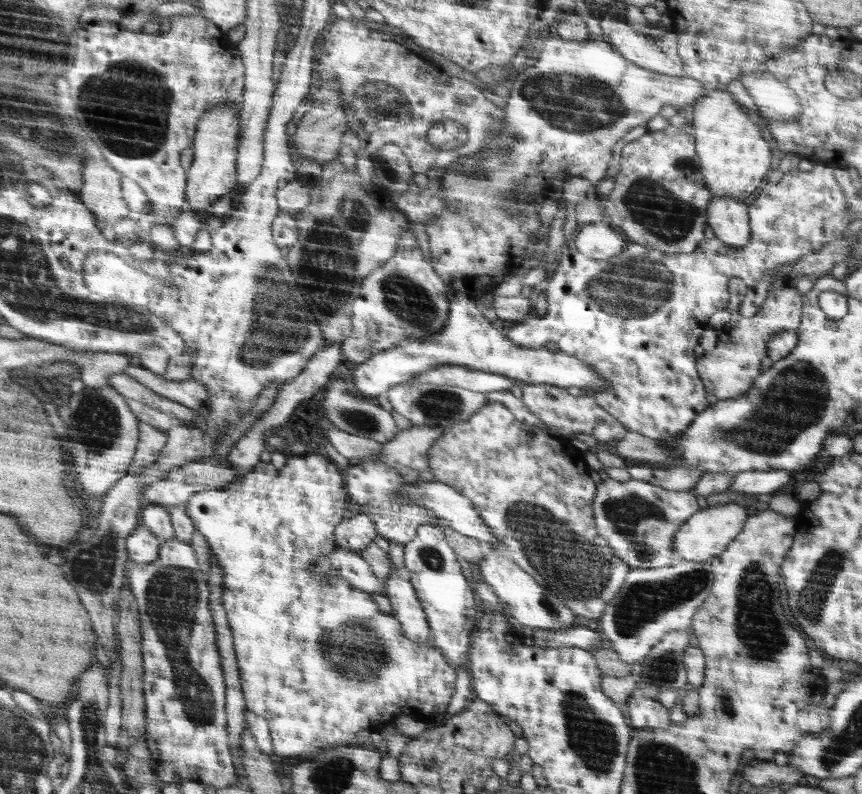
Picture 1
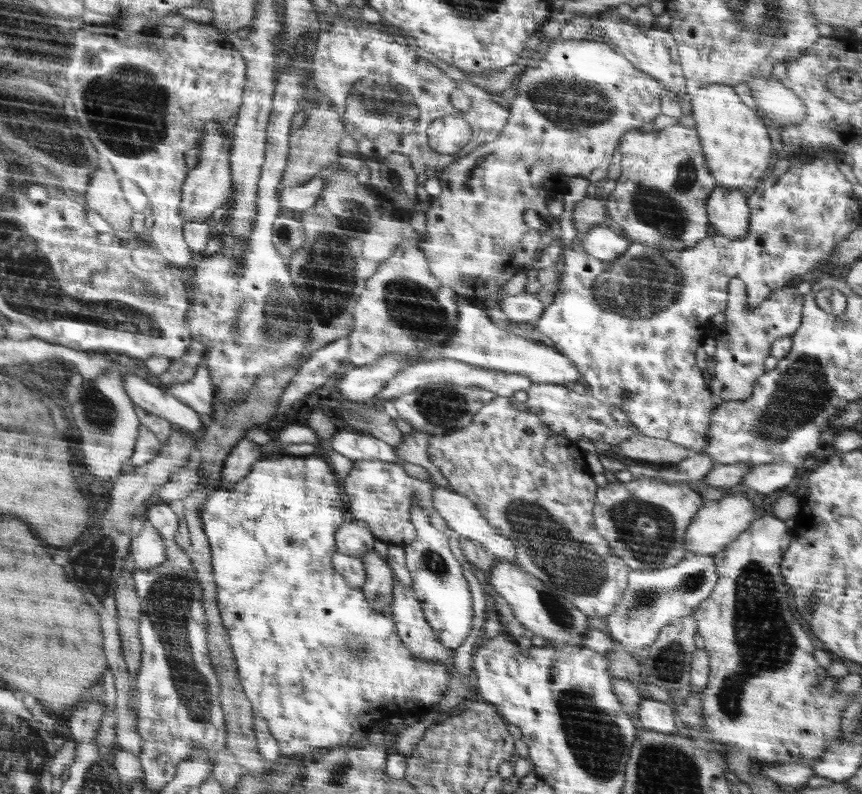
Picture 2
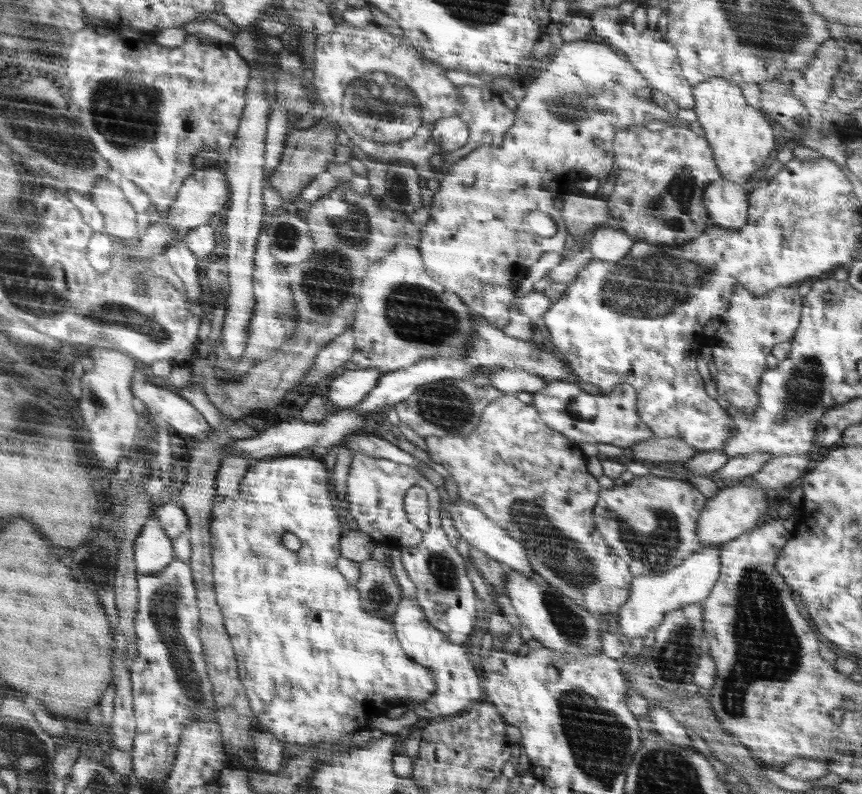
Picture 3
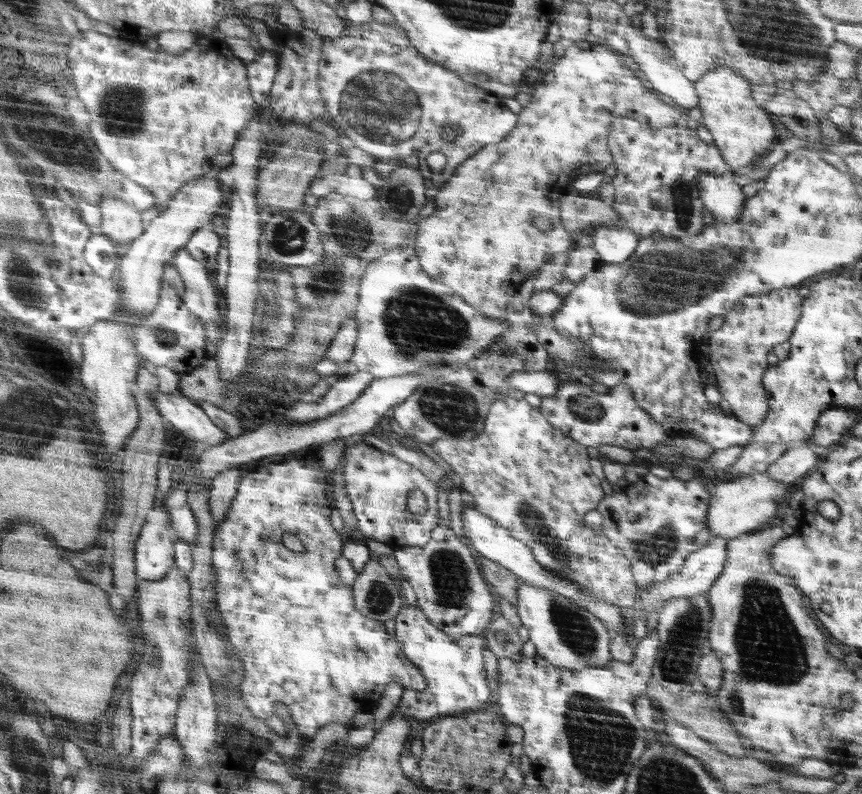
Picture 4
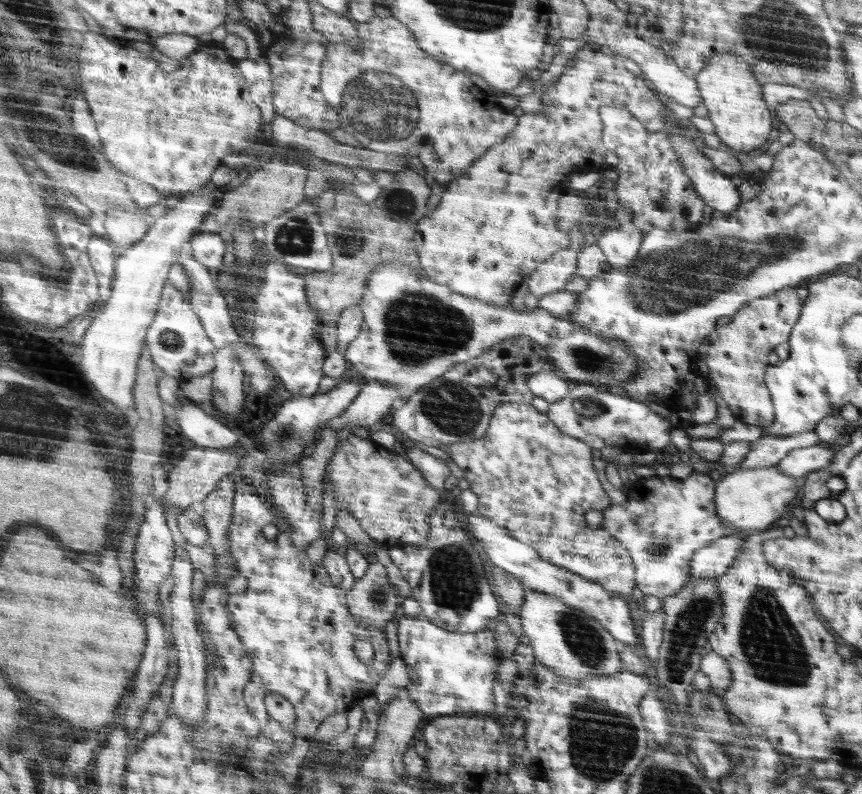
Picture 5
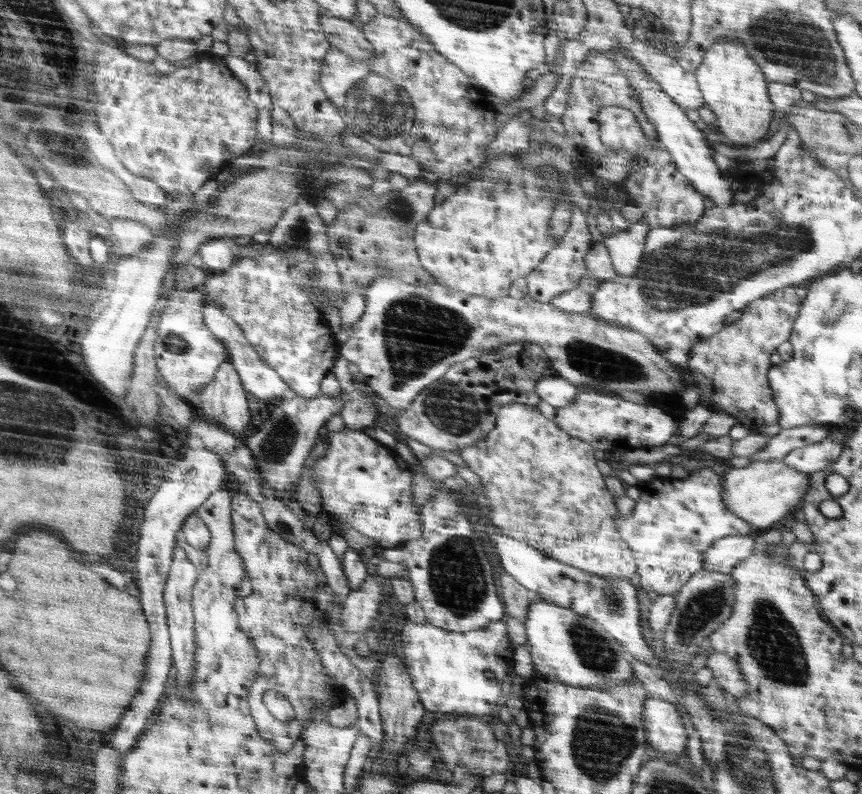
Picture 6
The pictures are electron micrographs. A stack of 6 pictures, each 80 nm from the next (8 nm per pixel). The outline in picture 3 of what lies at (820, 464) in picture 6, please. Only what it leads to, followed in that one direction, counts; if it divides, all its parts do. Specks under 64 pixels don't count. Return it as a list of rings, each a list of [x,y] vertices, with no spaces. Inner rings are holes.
[[[789,454],[772,458],[765,462],[758,472],[752,475],[755,483],[768,487],[772,492],[779,487],[790,487],[799,483],[807,472],[807,454]]]

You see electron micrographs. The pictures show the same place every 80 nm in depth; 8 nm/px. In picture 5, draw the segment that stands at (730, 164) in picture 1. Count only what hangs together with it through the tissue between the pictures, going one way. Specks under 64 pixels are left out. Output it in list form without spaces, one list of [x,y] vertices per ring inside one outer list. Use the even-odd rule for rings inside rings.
[[[723,52],[711,58],[711,61],[698,74],[696,74],[698,90],[702,94],[702,102],[709,110],[708,118],[714,124],[715,134],[720,138],[721,144],[730,146],[738,154],[748,154],[750,150],[764,147],[772,132],[772,116],[762,98],[762,83],[755,78],[752,66],[744,58],[733,52]]]

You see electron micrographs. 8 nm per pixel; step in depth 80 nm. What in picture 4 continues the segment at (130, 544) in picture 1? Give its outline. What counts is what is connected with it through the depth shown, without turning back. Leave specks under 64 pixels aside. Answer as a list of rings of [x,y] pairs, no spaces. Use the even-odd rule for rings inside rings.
[[[152,510],[136,544],[138,580],[163,579],[177,564],[176,532],[168,528],[167,512]]]

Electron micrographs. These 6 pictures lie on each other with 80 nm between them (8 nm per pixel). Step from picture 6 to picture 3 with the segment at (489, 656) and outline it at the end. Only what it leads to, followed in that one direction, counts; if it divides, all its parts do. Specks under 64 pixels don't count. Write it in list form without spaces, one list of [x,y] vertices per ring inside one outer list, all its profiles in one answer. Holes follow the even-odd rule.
[[[402,595],[398,603],[396,612],[392,616],[395,633],[402,643],[403,650],[416,662],[427,666],[435,676],[438,688],[428,700],[413,700],[412,702],[403,702],[393,706],[387,714],[390,718],[400,718],[404,712],[412,710],[418,716],[424,718],[441,719],[456,715],[458,710],[474,704],[485,701],[482,685],[480,684],[480,674],[478,668],[472,660],[472,652],[464,648],[464,644],[458,645],[452,643],[446,637],[443,631],[434,627],[427,621],[426,612],[410,597]]]

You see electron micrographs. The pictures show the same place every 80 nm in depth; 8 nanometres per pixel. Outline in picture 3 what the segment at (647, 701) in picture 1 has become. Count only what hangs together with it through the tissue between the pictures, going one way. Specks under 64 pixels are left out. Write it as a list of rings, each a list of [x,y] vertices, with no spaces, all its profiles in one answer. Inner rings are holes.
[[[653,705],[649,708],[647,714],[652,726],[654,726],[654,730],[658,730],[658,733],[664,739],[694,749],[692,741],[686,733],[686,726],[678,722],[667,708]]]

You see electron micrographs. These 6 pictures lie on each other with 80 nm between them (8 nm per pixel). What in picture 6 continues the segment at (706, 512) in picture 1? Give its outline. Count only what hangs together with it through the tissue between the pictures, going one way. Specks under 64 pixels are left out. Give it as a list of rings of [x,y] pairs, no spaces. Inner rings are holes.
[[[783,459],[746,460],[731,467],[729,465],[723,486],[724,505],[728,507],[728,511],[732,511],[732,515],[743,518],[753,528],[768,528],[782,516],[786,516],[786,512],[790,512],[790,508],[794,508],[802,496],[806,497],[810,486],[810,473],[788,466]]]

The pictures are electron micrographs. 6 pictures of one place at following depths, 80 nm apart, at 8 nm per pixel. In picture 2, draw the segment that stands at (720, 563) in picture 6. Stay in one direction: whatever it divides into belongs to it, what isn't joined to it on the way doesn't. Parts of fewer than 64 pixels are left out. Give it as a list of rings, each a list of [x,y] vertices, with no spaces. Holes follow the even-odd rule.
[[[688,554],[678,564],[665,569],[643,571],[632,569],[628,577],[628,586],[623,590],[623,597],[616,604],[614,610],[606,615],[606,626],[609,635],[614,640],[618,640],[619,647],[626,653],[637,657],[641,651],[646,647],[649,648],[655,642],[661,628],[693,614],[699,604],[710,596],[711,590],[716,583],[716,563],[712,554],[706,556]]]

